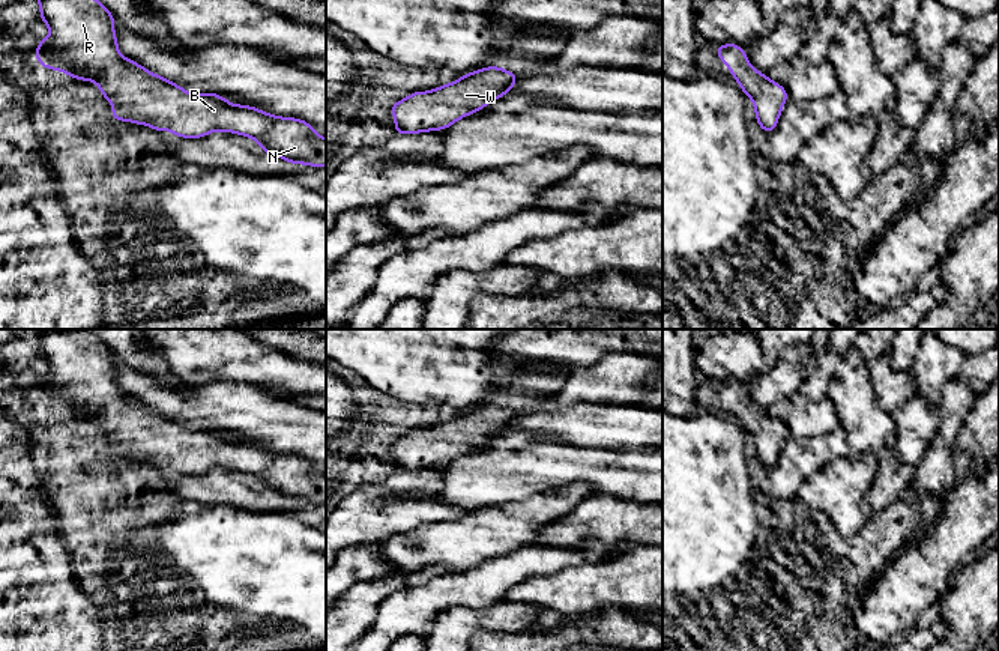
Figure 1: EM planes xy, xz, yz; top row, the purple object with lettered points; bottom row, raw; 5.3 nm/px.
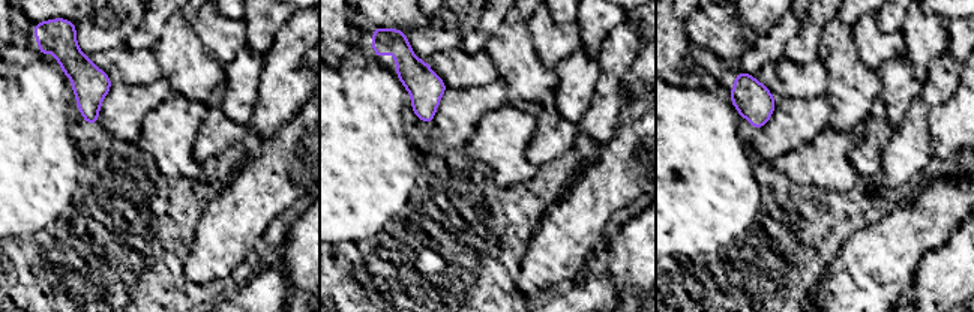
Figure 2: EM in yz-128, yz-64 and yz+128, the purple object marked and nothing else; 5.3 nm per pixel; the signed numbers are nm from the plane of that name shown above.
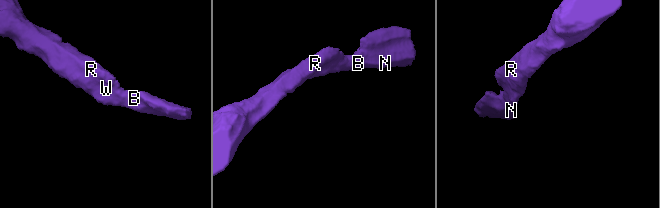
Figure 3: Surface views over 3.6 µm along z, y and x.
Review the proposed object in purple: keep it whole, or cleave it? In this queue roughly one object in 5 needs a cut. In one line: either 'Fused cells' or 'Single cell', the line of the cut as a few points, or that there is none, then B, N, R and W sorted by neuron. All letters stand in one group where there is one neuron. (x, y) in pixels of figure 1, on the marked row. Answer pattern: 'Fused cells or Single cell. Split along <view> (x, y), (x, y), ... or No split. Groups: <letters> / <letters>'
Single cell. No split. Groups: B N R W

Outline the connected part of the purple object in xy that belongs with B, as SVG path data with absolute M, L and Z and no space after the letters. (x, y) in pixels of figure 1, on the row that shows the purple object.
M38 0L41 21L50 27L50 38L39 39L35 57L45 69L63 71L75 80L93 81L114 107L116 122L147 125L155 131L171 131L180 138L200 138L213 131L227 131L254 138L269 155L290 164L326 167L326 138L314 126L293 117L278 117L251 105L230 104L216 93L189 93L161 75L119 53L114 17L99 0Z

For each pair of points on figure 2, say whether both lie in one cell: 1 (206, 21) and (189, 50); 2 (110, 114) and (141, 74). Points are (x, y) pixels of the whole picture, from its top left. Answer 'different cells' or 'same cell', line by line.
1: different cells
2: different cells

